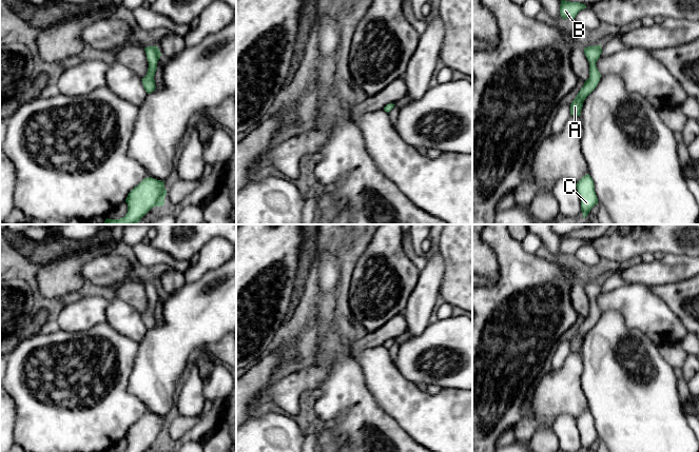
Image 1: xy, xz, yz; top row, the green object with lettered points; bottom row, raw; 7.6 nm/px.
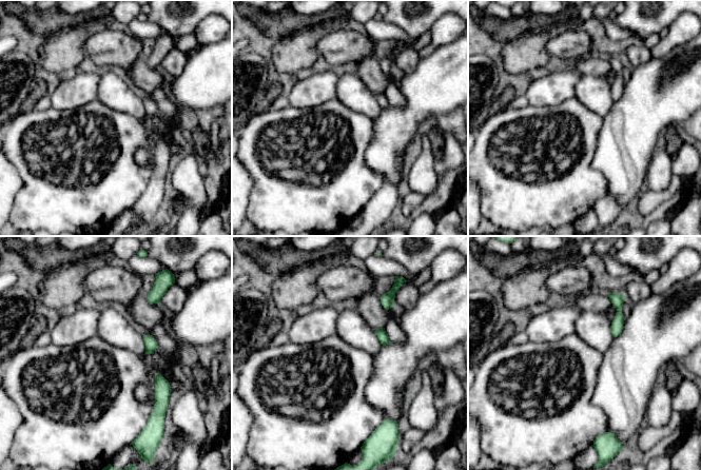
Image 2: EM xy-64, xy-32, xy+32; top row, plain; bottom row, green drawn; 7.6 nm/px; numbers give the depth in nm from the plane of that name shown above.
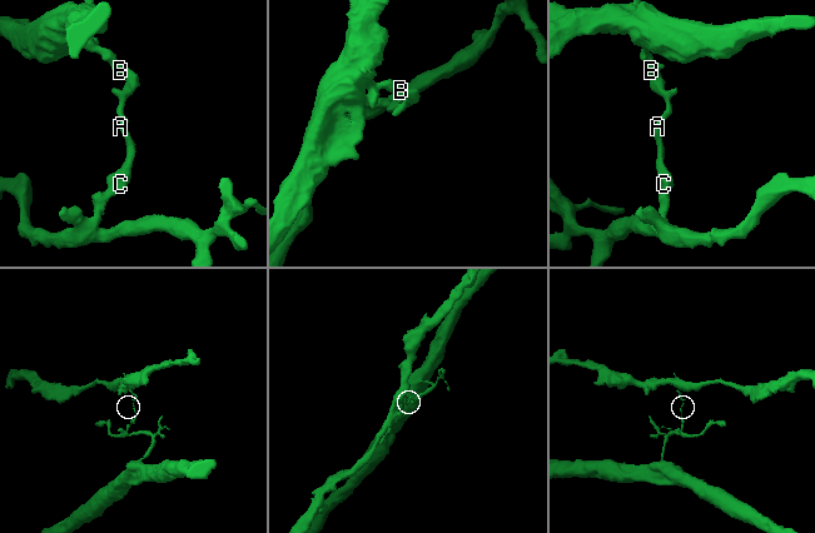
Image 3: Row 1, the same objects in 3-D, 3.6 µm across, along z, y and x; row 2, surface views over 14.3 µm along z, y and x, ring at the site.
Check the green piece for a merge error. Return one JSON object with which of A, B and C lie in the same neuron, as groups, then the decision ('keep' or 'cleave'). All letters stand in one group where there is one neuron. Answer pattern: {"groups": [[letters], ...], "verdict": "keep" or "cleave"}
{"groups": [["A", "C"], ["B"]], "verdict": "cleave"}

